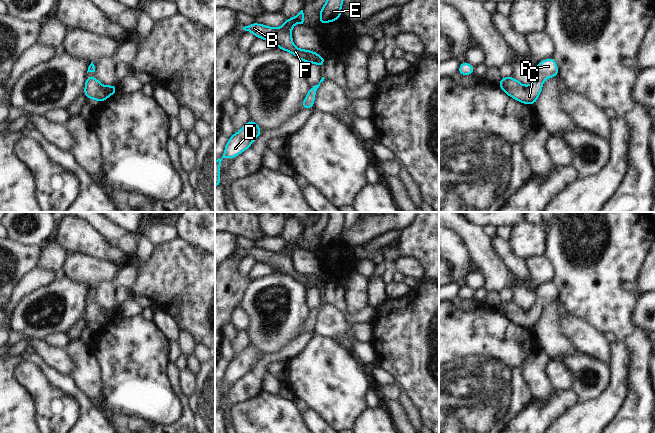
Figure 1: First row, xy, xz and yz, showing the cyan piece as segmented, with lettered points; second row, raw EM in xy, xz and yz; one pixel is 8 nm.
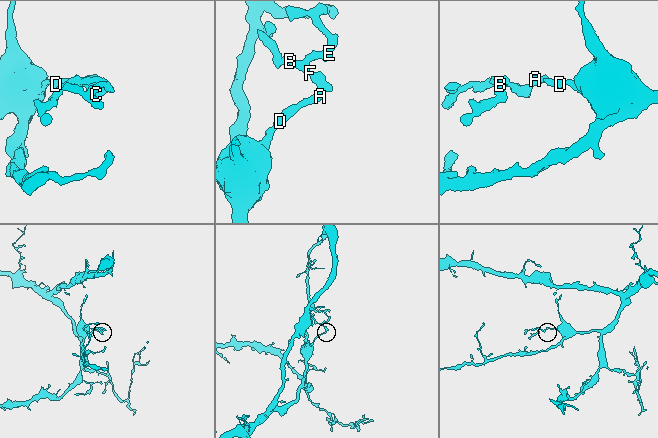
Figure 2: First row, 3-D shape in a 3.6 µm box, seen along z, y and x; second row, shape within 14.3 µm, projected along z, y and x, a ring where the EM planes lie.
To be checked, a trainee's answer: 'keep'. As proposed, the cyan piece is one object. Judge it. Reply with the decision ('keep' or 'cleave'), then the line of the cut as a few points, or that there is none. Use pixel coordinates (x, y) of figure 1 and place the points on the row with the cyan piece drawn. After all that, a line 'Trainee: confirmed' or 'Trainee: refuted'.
keep; no cut
Trainee: confirmed

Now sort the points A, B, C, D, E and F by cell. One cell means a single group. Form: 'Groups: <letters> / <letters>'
Groups: A B C D E F.

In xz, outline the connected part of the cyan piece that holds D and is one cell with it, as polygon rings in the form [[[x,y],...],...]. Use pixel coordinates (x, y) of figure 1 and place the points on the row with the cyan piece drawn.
[[[250,120],[244,127],[234,133],[228,140],[223,155],[215,160],[215,187],[221,185],[220,180],[220,164],[224,158],[234,159],[236,156],[241,154],[243,151],[248,149],[252,142],[262,134],[258,124]]]

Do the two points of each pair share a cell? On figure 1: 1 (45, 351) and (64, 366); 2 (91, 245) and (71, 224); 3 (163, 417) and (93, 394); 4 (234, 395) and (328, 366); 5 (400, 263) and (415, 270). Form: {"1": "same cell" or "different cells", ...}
{"1": "same cell", "2": "same cell", "3": "different cells", "4": "different cells", "5": "same cell"}

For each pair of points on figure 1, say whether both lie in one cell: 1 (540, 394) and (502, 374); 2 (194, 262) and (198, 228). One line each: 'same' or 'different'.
1: different
2: different

